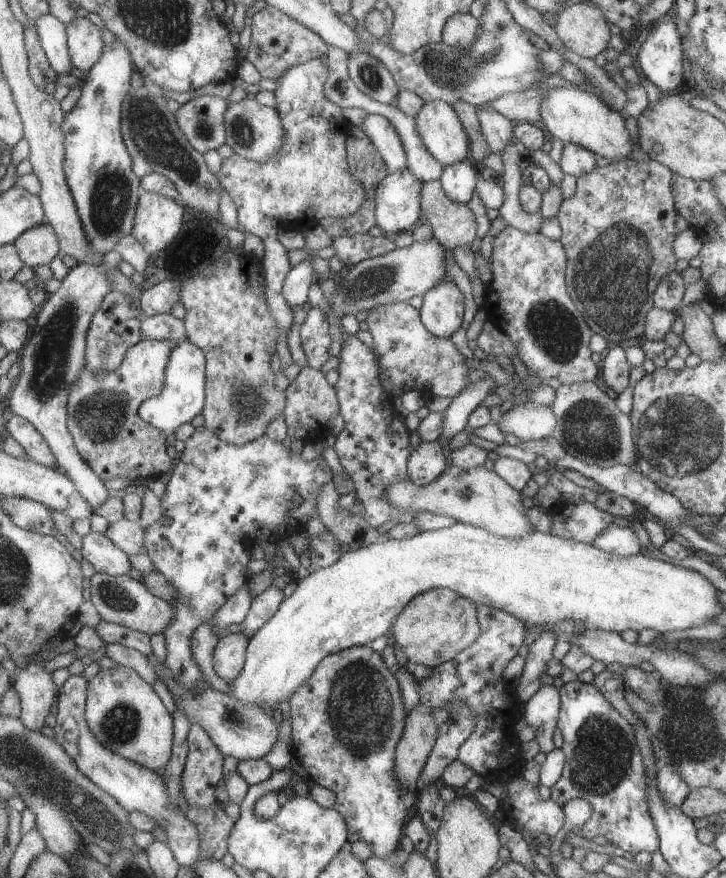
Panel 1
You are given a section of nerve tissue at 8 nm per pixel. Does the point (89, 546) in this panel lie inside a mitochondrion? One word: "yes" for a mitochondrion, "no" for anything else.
no

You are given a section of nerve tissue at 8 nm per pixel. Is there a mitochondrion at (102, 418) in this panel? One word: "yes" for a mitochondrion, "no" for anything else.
yes

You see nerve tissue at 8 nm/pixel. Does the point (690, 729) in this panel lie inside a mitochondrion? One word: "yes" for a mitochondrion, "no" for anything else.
yes

